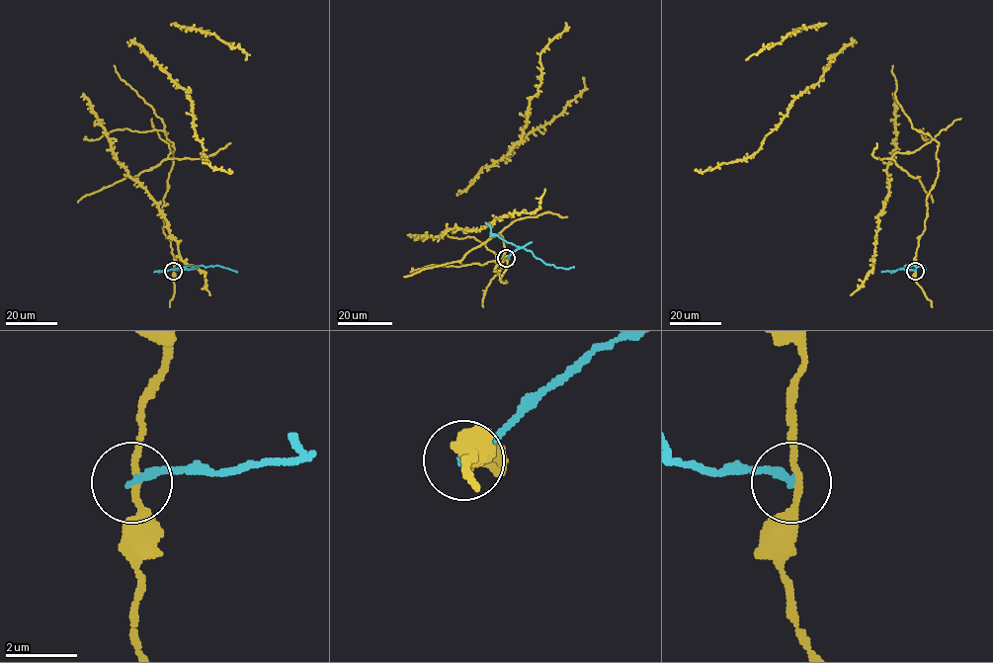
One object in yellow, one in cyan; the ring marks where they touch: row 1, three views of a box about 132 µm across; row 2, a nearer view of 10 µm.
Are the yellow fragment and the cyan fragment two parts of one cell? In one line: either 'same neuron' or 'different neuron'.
different neuron

